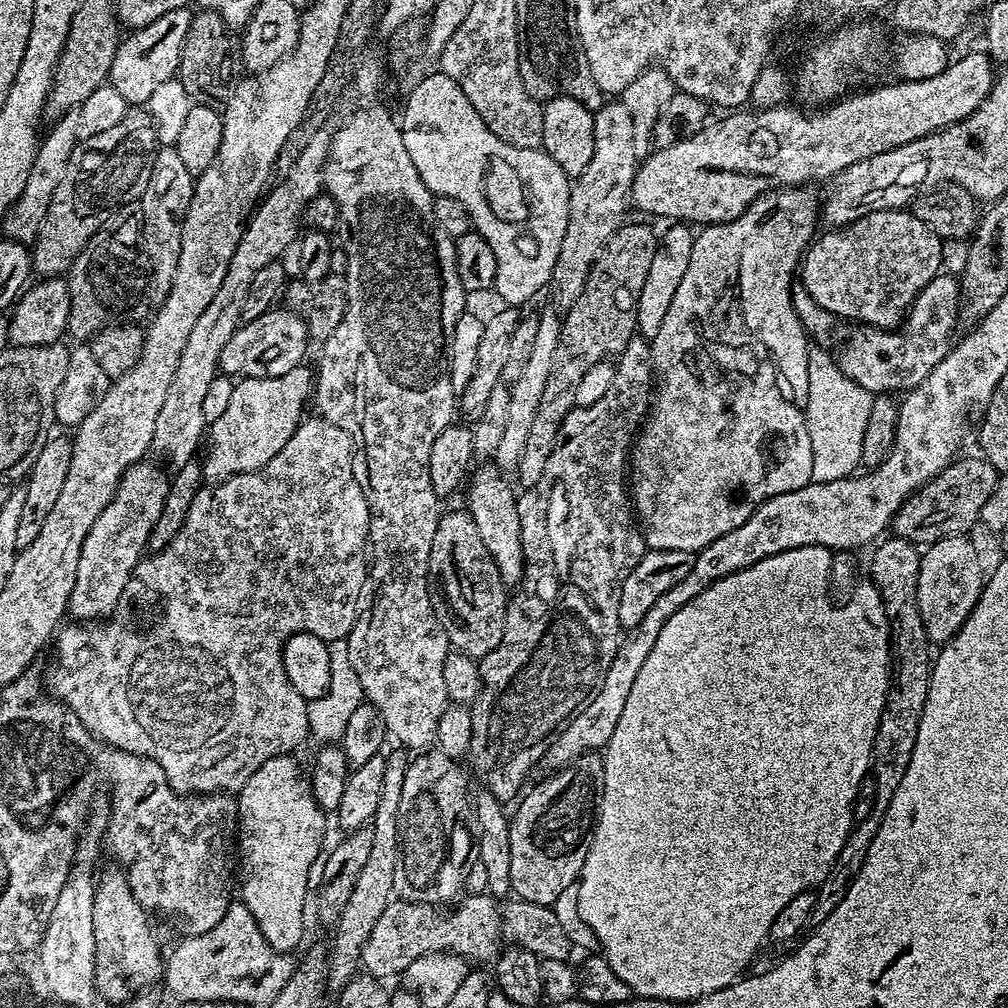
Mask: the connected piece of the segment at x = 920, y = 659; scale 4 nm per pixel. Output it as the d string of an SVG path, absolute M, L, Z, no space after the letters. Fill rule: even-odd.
M908 540L893 541L880 548L876 556L876 584L884 594L888 634L892 642L892 659L894 667L890 672L890 683L886 702L882 710L882 718L878 722L878 734L872 747L872 767L870 780L876 783L876 809L872 816L857 823L852 833L846 838L846 846L842 846L842 854L834 862L828 879L820 885L818 892L822 897L824 916L834 914L834 906L842 902L847 894L852 879L862 870L866 854L870 850L870 842L874 842L874 834L878 834L880 820L890 806L890 798L894 798L894 790L902 783L902 774L906 774L906 766L910 766L910 754L914 754L914 742L918 738L918 722L922 718L922 710L926 706L928 693L928 674L930 671L930 641L926 634L926 626L922 622L920 607L914 597L916 581L916 558L922 554L921 549Z

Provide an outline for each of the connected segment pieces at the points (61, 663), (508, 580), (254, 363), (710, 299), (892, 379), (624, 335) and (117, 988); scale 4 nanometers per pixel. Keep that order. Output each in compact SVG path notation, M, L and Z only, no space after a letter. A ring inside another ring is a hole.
M323 418L315 419L301 420L290 442L286 442L286 446L282 446L282 450L278 450L278 454L274 454L274 458L270 458L266 466L234 474L215 485L211 489L212 493L207 490L197 492L194 502L190 502L190 510L186 514L182 530L178 530L175 538L161 552L145 555L137 562L132 577L126 582L126 590L122 590L122 598L118 600L118 606L111 616L103 622L72 622L69 628L61 627L55 637L56 669L52 672L53 689L51 688L55 699L74 710L82 726L86 726L86 730L90 730L105 745L158 762L176 792L176 778L180 778L180 772L186 772L188 768L186 760L190 760L190 764L192 760L228 760L228 770L224 772L228 780L220 780L220 786L224 786L224 794L236 794L242 786L246 786L246 782L256 773L258 766L262 766L262 762L275 756L295 753L295 748L310 736L308 701L302 698L302 694L298 694L298 690L294 690L290 678L286 678L284 643L299 632L314 634L329 642L347 640L350 630L357 622L356 607L360 604L364 583L369 583L370 580L370 560L366 555L370 548L368 494L354 467L352 435L334 422Z
M480 466L480 469L477 467L471 473L470 485L466 490L466 493L468 492L466 510L474 518L474 526L478 526L478 534L486 550L490 550L490 558L494 558L494 566L498 566L498 574L502 582L505 586L516 586L524 577L524 555L522 554L520 519L516 505L518 492L515 487L512 489L508 485L509 477L499 468L484 467L488 466Z
M273 306L236 329L230 342L222 346L219 371L233 378L281 376L305 363L308 344L310 337L304 319L287 306Z
M808 186L799 188L777 188L757 198L738 218L721 224L701 227L695 233L690 264L686 274L674 293L666 318L658 327L656 336L651 337L652 370L654 373L654 391L650 401L650 415L646 420L646 430L641 431L634 441L630 453L630 500L635 515L642 525L644 542L652 550L686 550L693 554L710 546L722 534L730 534L759 504L764 504L778 494L798 490L813 483L812 467L814 458L810 450L810 434L806 430L804 417L804 399L808 397L808 350L810 338L792 305L794 277L797 275L801 259L817 235L816 220L821 219L822 204Z
M951 274L936 276L918 294L899 328L853 327L853 332L845 338L844 345L838 351L842 374L873 394L909 392L918 386L918 382L922 382L922 378L926 378L926 374L930 374L930 370L934 370L934 366L938 366L938 362L942 362L942 358L946 358L957 335L959 314L959 279Z
M624 223L594 262L582 294L567 309L568 314L563 315L554 366L550 370L542 402L538 402L538 414L534 414L530 438L526 438L526 450L522 450L522 458L515 471L515 475L520 476L521 489L534 487L538 478L546 474L546 462L556 444L558 430L566 414L576 404L576 391L578 382L582 382L582 374L586 374L590 366L619 357L633 336L637 335L636 307L643 282L650 274L650 262L653 261L657 241L658 232L650 225Z
M123 867L108 868L99 873L96 880L96 893L94 894L94 974L96 975L96 990L99 999L109 1000L116 1006L122 1006L133 996L141 995L151 984L161 983L166 972L165 957L160 957L160 944L148 925L149 913L134 898L132 888L128 884L128 873Z

